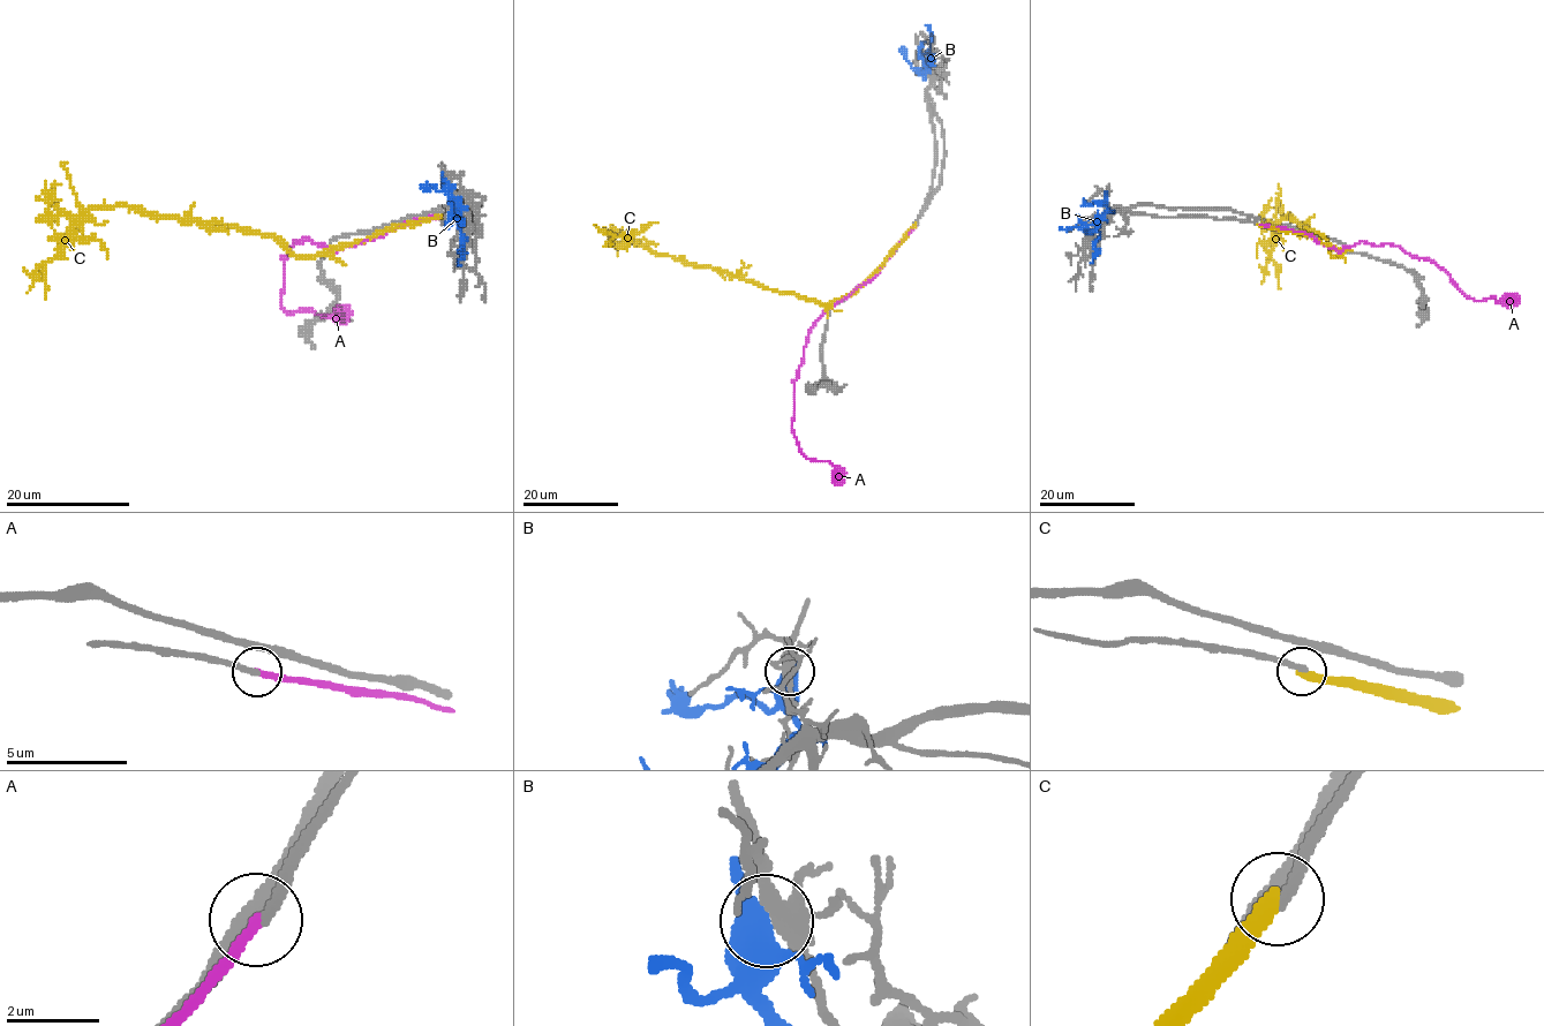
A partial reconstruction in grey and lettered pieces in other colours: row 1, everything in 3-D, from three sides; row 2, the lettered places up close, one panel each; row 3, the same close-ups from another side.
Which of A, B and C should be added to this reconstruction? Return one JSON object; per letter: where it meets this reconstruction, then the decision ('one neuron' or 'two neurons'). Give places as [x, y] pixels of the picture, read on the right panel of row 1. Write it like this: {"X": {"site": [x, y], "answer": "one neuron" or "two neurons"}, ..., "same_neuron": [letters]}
{"A": {"site": [1259, 224], "answer": "one neuron"}, "B": {"site": [1106, 197], "answer": "two neurons"}, "C": {"site": [1259, 225], "answer": "two neurons"}, "same_neuron": ["A"]}

